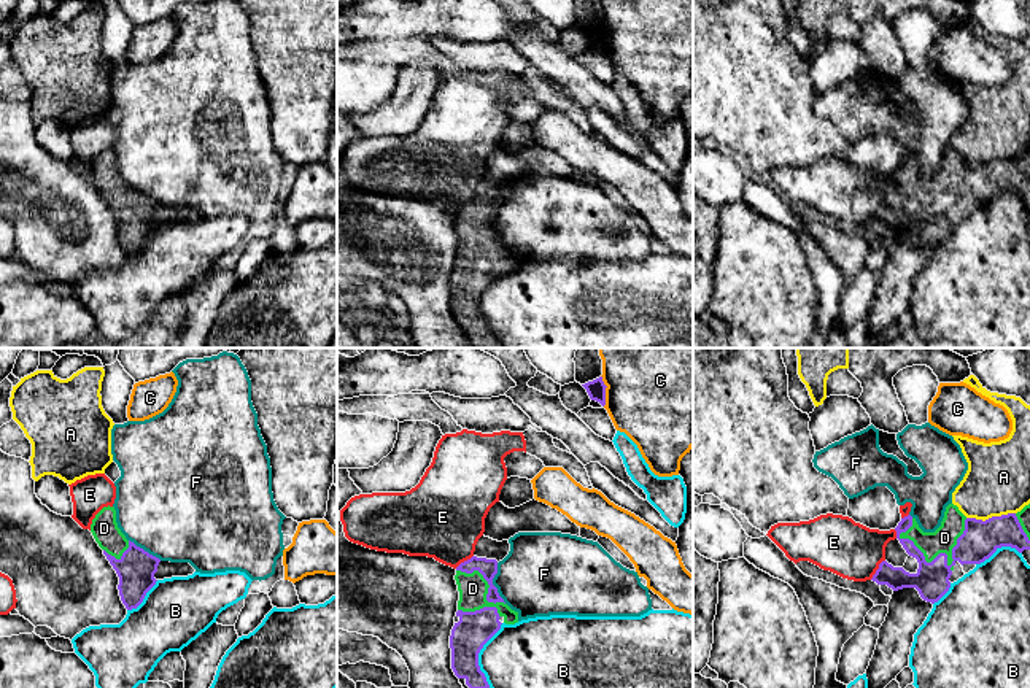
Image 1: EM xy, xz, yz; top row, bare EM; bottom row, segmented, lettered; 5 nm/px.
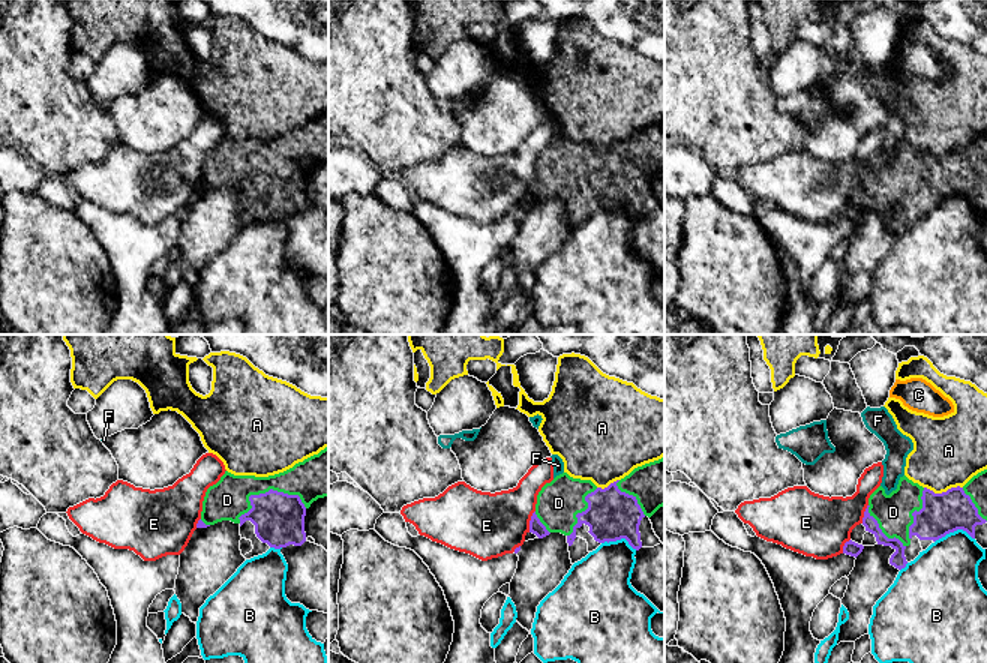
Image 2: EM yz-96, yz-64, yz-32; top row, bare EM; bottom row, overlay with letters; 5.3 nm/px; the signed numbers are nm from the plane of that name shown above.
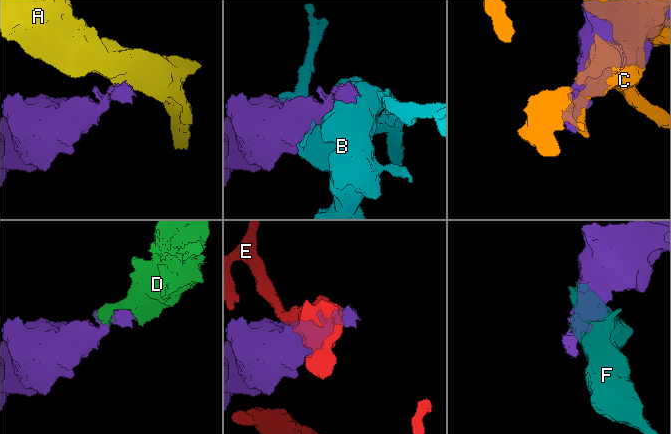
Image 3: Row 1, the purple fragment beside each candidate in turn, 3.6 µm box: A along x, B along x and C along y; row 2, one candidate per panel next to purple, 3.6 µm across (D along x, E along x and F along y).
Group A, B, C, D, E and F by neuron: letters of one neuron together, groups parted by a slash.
A / B / C / D / E / F

